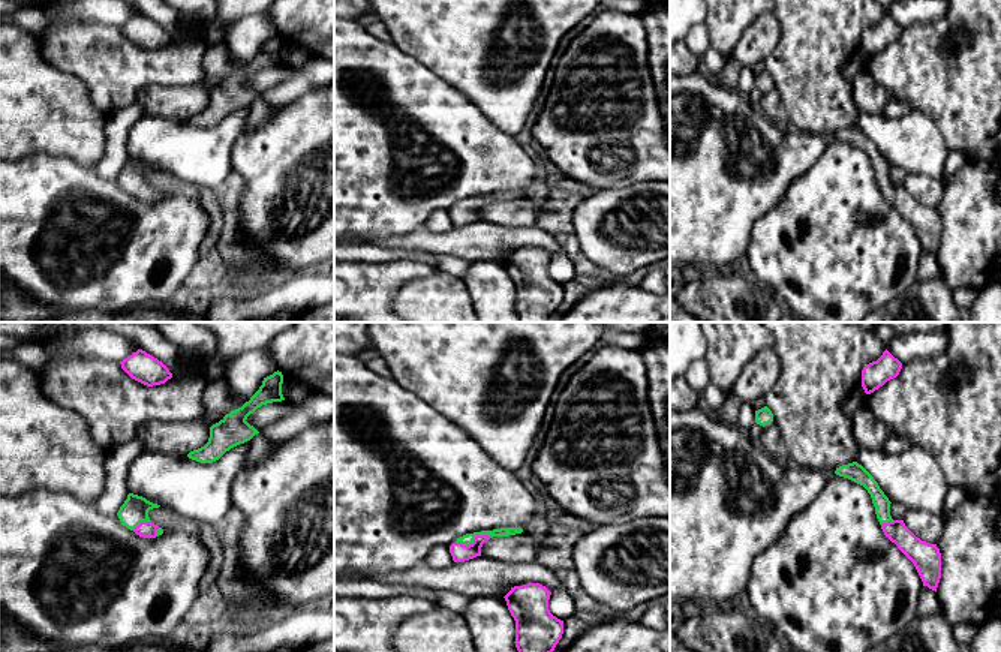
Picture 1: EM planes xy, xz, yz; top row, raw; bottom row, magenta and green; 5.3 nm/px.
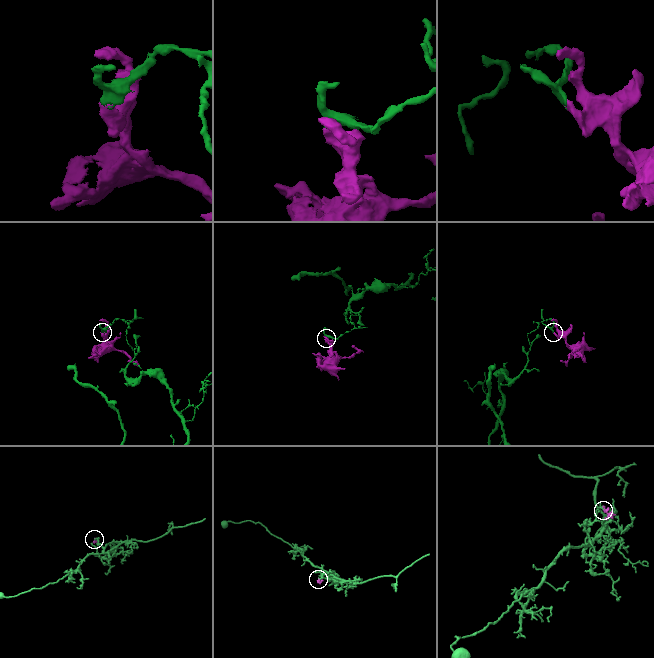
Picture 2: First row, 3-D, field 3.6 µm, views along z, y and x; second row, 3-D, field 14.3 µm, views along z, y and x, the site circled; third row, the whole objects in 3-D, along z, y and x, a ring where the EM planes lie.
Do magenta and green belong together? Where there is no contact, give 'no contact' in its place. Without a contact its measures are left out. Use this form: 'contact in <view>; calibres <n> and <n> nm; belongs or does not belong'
contact in xz; calibres 90 and 60 nm; does not belong

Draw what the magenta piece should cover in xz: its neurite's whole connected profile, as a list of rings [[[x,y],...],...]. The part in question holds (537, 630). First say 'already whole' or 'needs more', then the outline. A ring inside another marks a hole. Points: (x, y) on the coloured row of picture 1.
already whole; [[[539,583],[514,586],[503,597],[515,621],[518,652],[553,652],[563,634],[563,621],[548,610],[551,592]]]

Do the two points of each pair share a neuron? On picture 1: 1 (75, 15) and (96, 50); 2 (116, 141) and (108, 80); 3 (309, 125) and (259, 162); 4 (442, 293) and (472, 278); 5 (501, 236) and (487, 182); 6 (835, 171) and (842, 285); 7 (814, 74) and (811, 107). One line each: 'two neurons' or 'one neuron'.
1: two neurons
2: two neurons
3: one neuron
4: two neurons
5: two neurons
6: one neuron
7: one neuron

